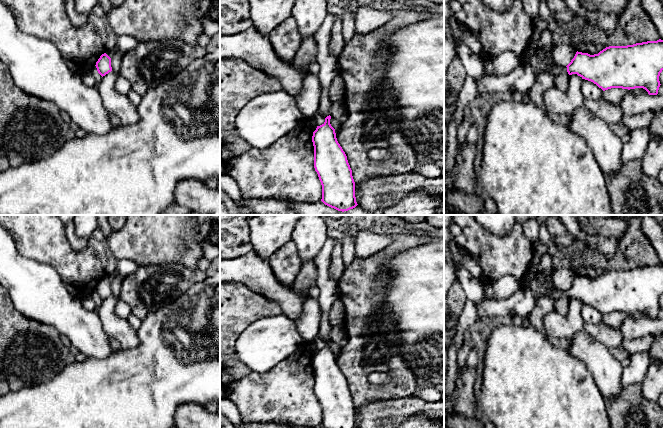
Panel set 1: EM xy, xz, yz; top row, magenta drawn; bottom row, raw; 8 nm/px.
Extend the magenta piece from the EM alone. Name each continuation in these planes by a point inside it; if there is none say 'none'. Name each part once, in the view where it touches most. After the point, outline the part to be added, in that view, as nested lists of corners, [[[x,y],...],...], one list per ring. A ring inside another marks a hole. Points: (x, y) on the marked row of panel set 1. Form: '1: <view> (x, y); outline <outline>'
1: yz (556, 69); outline [[[554,64],[553,66],[549,67],[548,70],[551,71],[554,76],[562,73],[568,73],[567,67],[559,64]]]

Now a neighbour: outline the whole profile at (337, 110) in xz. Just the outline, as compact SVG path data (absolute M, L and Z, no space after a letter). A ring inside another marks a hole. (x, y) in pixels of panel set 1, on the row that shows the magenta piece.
M343 101L332 102L329 115L337 119L341 124L347 120L347 109Z

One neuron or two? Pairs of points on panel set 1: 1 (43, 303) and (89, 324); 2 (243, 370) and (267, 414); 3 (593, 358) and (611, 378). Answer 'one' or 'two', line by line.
1: one
2: two
3: one

